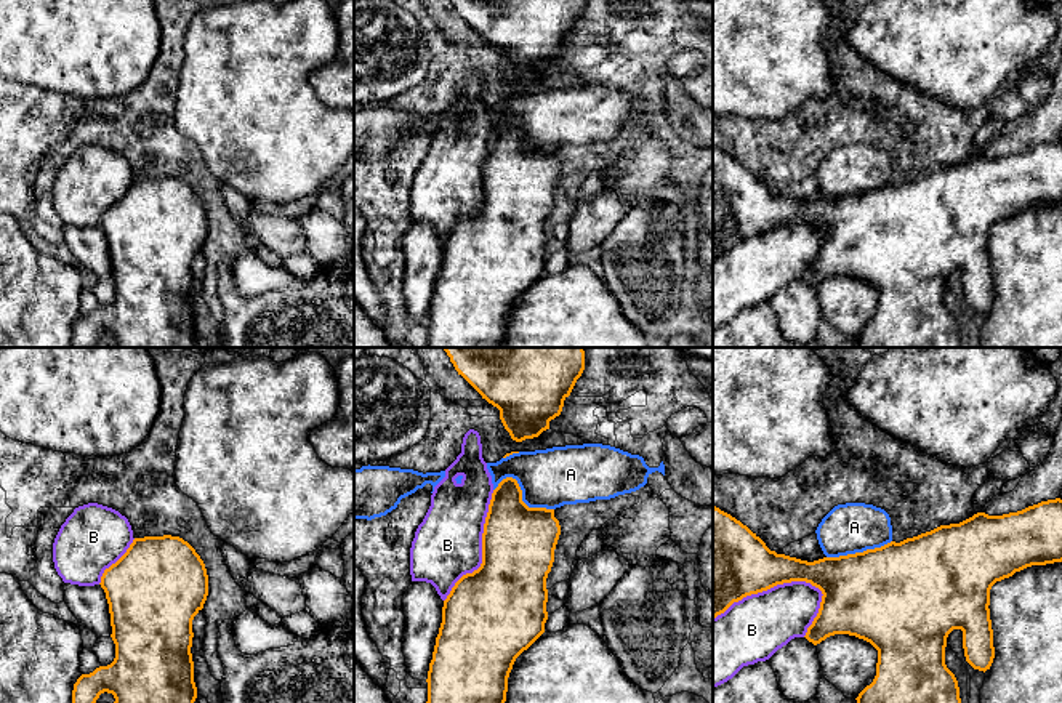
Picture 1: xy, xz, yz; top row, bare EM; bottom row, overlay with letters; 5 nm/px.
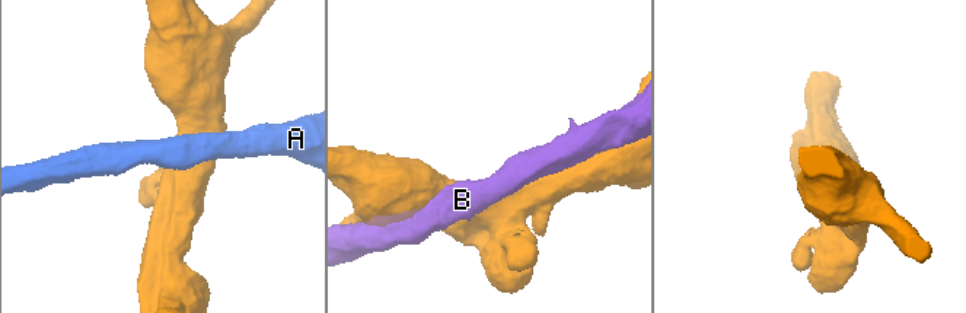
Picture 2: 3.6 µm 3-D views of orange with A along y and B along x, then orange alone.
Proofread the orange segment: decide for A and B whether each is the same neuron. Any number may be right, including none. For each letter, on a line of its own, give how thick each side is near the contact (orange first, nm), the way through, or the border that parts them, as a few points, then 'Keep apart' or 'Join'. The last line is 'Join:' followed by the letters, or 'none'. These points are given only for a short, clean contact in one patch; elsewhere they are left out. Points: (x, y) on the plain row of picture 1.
A: Thickness 360 nm (orange) against 300 nm. Keep apart
B: Thickness 400 nm (orange) against 320 nm. Keep apart
Join: none

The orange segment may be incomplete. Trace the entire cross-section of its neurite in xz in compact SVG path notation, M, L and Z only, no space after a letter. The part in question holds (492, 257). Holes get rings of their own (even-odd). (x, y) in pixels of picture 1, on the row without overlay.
M506 119L492 135L482 175L482 205L463 216L444 242L442 264L428 312L428 347L503 347L516 299L543 274L548 261L546 219L561 176L554 151L529 149L516 120Z

